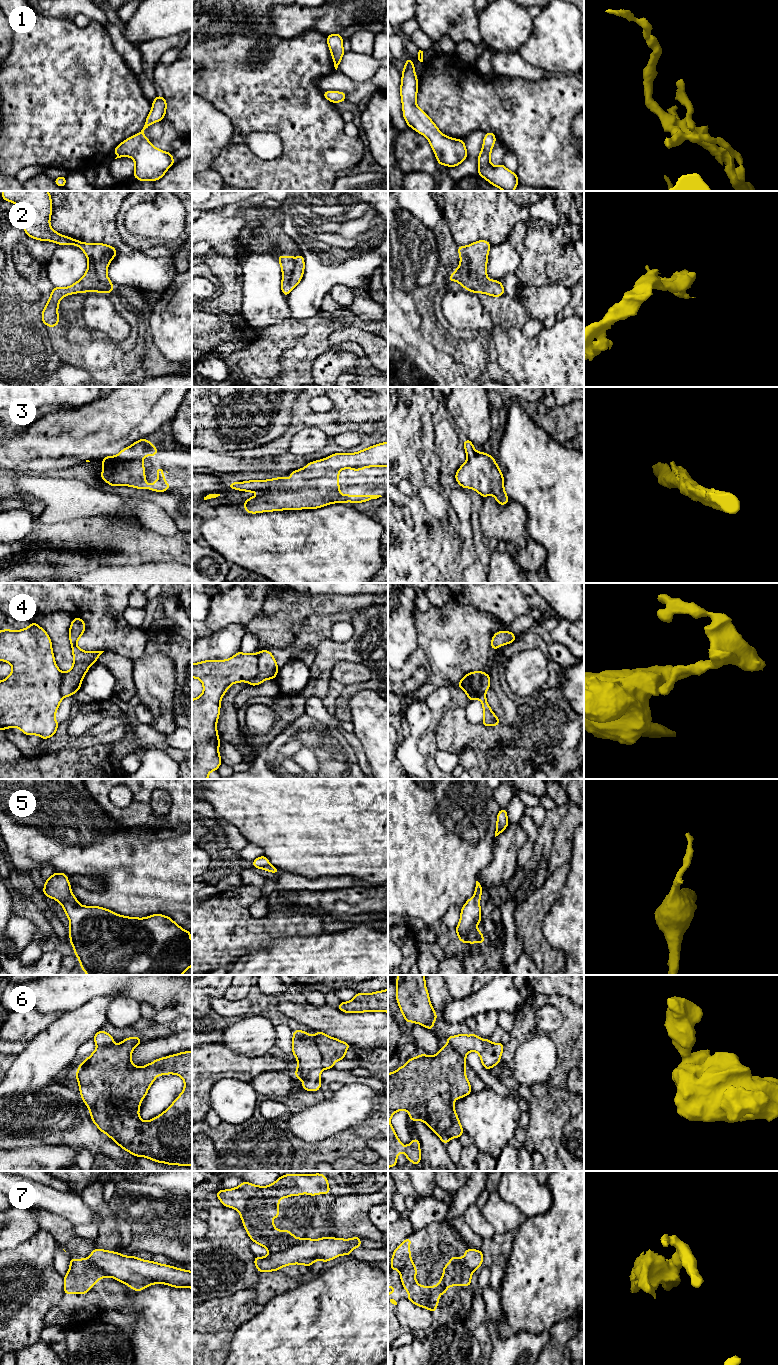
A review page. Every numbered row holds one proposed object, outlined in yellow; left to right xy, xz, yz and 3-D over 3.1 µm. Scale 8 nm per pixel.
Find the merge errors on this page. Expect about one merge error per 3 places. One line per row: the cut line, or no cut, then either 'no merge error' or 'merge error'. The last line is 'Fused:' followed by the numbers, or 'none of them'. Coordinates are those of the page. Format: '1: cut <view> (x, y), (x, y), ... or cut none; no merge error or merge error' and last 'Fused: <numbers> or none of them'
1: cut none; no merge error
2: cut none; no merge error
3: cut none; no merge error
4: cut xz (258, 654), (258, 673), (247, 681); merge error
5: cut none; no merge error
6: cut xz (305, 1032), (314, 1042), (320, 1053), (323, 1068); merge error
7: cut xz (311, 1239), (292, 1245), (282, 1251), (269, 1253); merge error
Fused: 4, 6, 7

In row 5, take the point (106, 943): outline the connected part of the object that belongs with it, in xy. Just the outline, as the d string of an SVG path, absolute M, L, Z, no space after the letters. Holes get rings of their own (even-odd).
M53 873L52 876L44 881L43 893L46 897L55 899L60 903L70 922L70 943L74 948L74 954L78 957L80 966L87 975L182 975L192 966L192 942L191 932L182 929L170 917L162 914L154 914L145 918L126 917L116 914L106 908L98 906L82 906L71 891L71 886L65 873Z

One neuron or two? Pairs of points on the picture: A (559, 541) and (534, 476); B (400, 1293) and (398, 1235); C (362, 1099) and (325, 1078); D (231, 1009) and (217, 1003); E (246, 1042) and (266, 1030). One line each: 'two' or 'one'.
A: one
B: two
C: two
D: one
E: one

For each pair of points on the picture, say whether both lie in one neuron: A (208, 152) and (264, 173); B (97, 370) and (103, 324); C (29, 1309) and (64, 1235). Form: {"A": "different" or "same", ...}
{"A": "different", "B": "different", "C": "different"}

